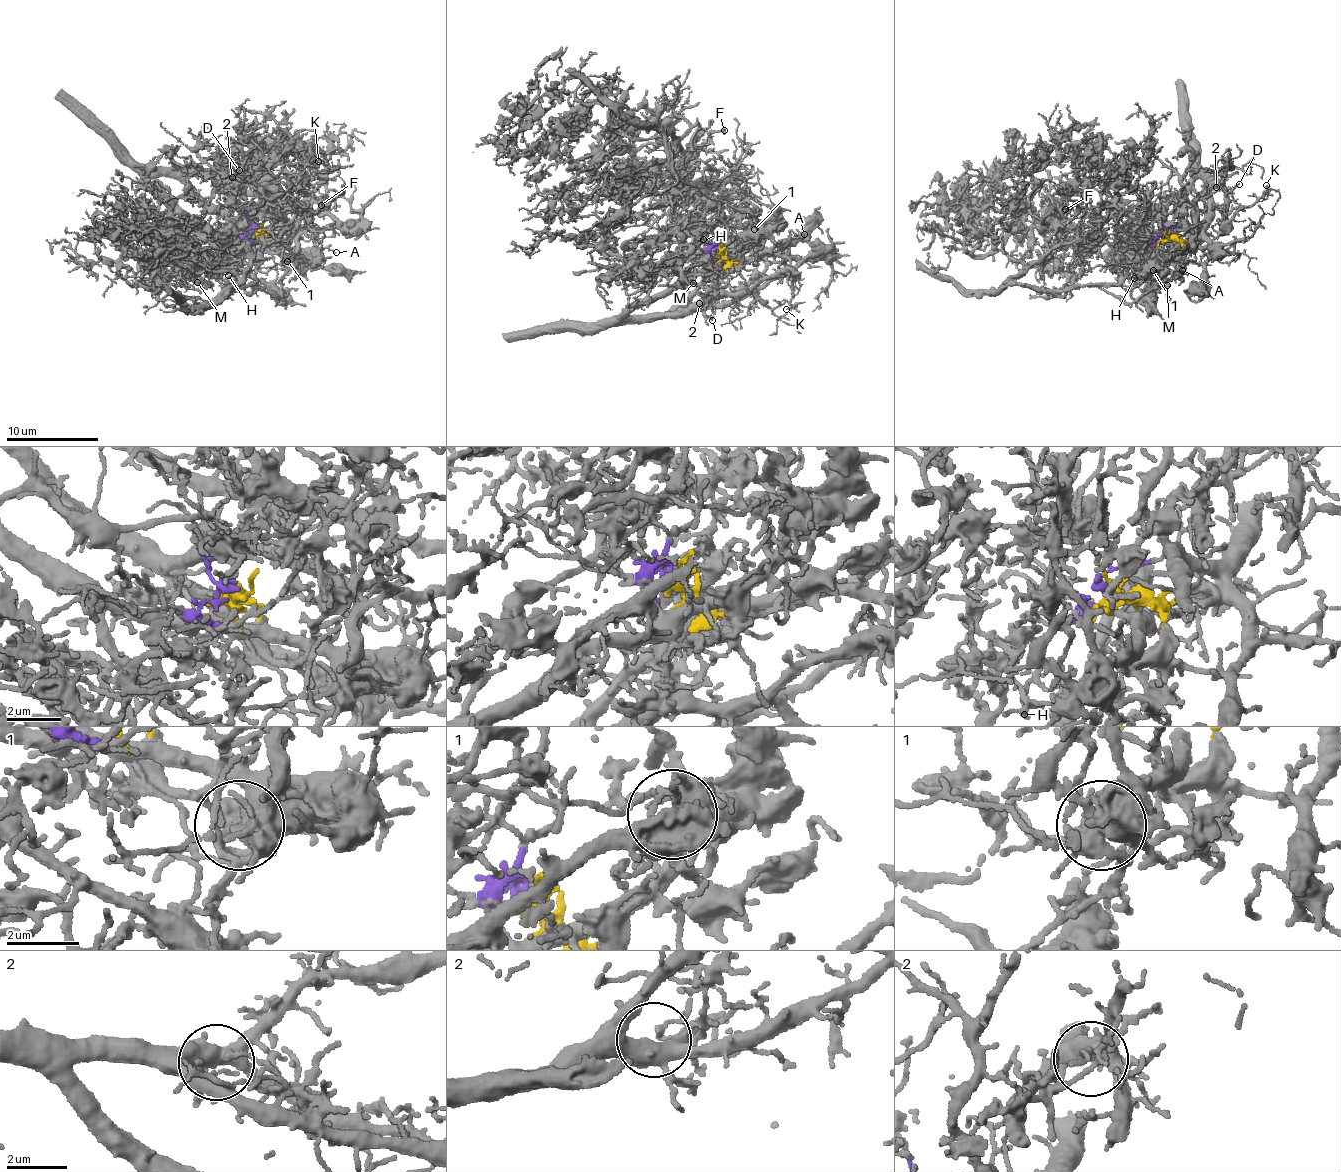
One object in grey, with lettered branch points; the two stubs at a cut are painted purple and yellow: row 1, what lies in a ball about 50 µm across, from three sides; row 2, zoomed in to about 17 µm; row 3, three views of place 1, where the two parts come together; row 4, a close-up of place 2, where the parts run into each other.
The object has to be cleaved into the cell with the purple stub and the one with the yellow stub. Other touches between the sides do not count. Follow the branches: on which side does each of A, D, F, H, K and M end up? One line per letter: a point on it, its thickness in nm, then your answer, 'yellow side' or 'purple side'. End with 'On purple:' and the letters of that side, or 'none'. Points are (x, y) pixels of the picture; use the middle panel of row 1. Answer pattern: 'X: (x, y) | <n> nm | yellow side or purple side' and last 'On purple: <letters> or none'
A: (804, 234) | 110 nm | yellow side
D: (712, 320) | 170 nm | purple side
F: (724, 130) | 140 nm | yellow side
H: (703, 239) | 140 nm | yellow side
K: (786, 309) | 130 nm | purple side
M: (693, 283) | 180 nm | yellow side
On purple: D, K

